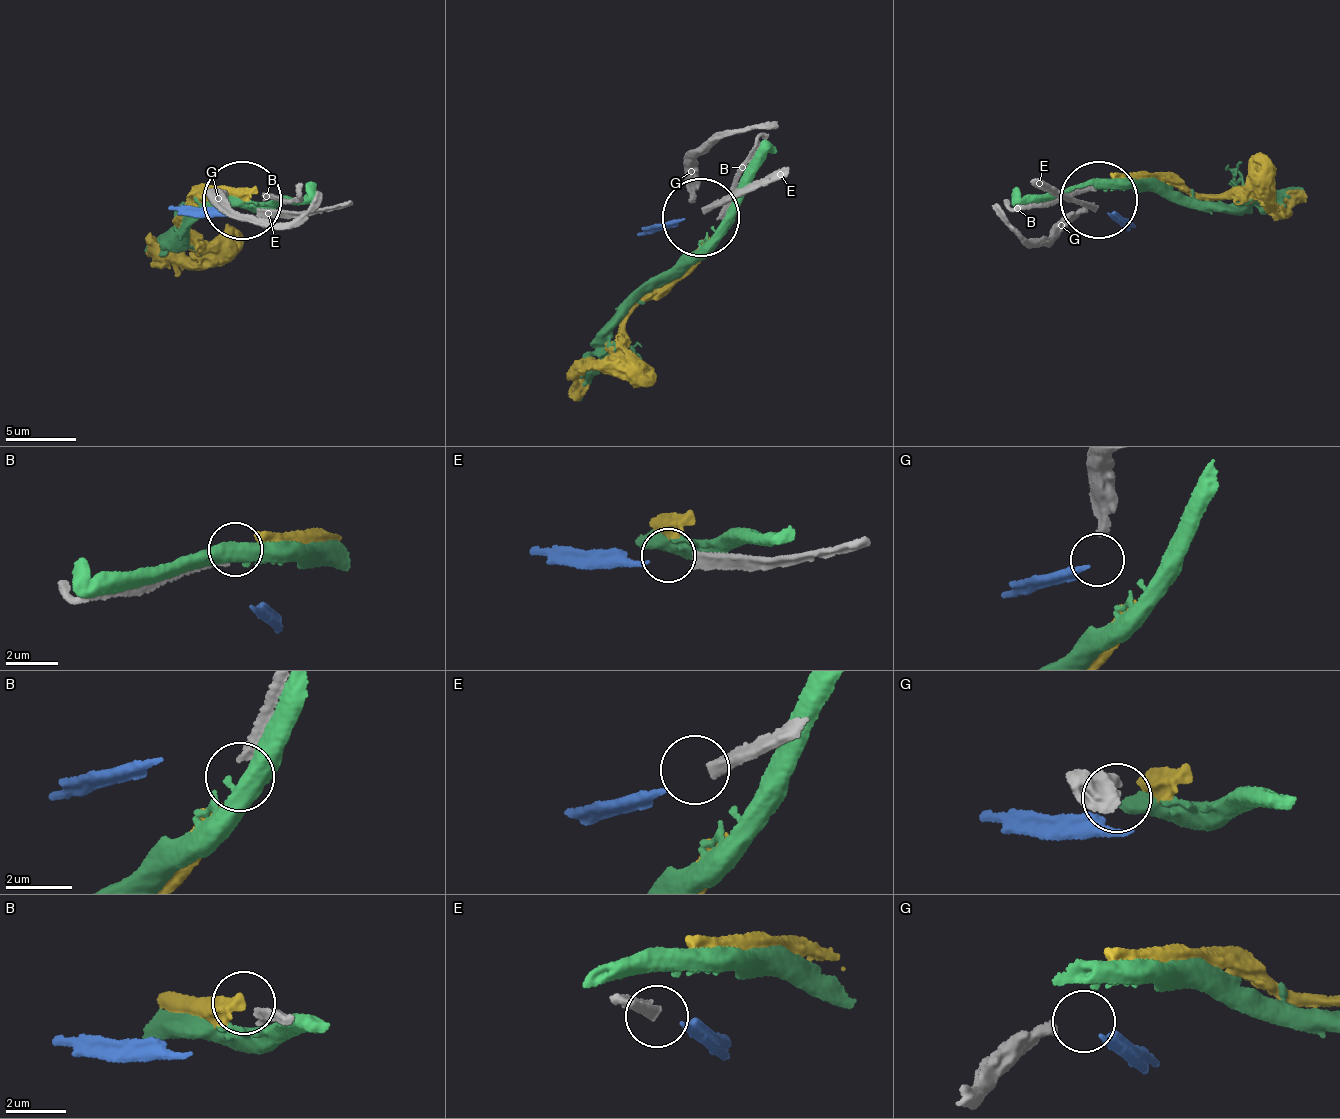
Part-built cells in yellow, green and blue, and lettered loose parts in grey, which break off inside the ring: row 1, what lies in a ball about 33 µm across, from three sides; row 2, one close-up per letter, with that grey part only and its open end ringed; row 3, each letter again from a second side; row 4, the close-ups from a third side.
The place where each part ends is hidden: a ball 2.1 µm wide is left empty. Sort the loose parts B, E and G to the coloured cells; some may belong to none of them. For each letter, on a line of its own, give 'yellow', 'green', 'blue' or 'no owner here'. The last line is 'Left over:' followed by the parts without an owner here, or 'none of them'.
B: yellow
E: blue
G: no owner here
Left over: G

